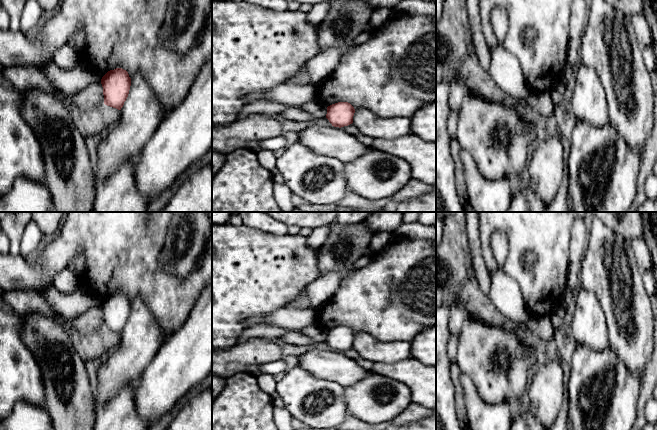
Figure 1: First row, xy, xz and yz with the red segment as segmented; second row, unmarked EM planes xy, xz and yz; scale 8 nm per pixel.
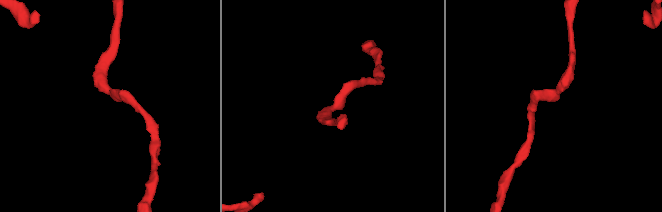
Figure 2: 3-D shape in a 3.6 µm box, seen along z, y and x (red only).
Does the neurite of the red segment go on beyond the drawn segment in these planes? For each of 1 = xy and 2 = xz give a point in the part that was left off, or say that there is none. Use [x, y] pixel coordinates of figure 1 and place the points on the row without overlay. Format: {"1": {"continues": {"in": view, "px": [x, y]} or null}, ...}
{"1": {"continues": null}, "2": {"continues": null}}

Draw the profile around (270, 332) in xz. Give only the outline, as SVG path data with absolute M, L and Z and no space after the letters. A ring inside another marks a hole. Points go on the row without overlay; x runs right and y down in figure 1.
M258 324L247 328L240 335L238 342L247 341L254 338L273 340L274 338L280 338L287 331L289 330L280 326Z

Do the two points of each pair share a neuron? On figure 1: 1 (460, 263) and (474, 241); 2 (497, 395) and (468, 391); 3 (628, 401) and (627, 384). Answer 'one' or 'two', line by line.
1: two
2: two
3: one

